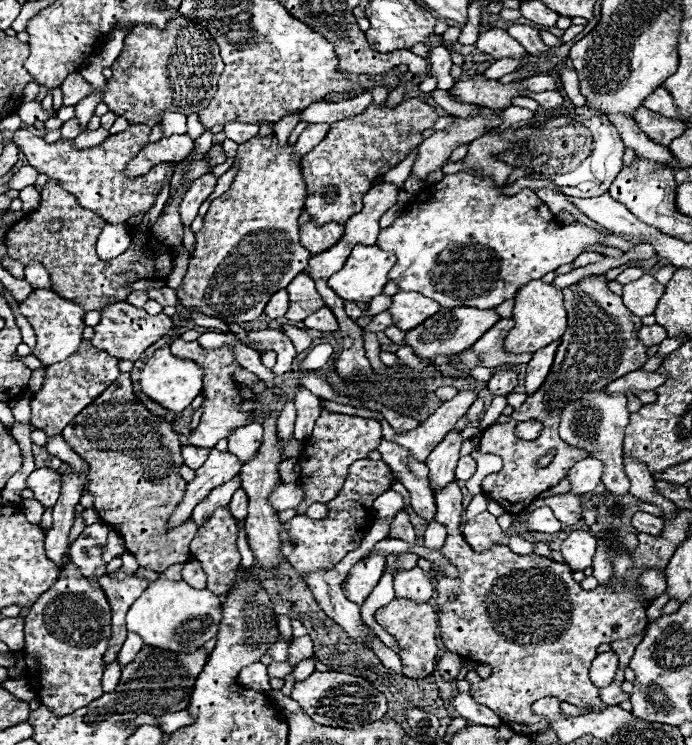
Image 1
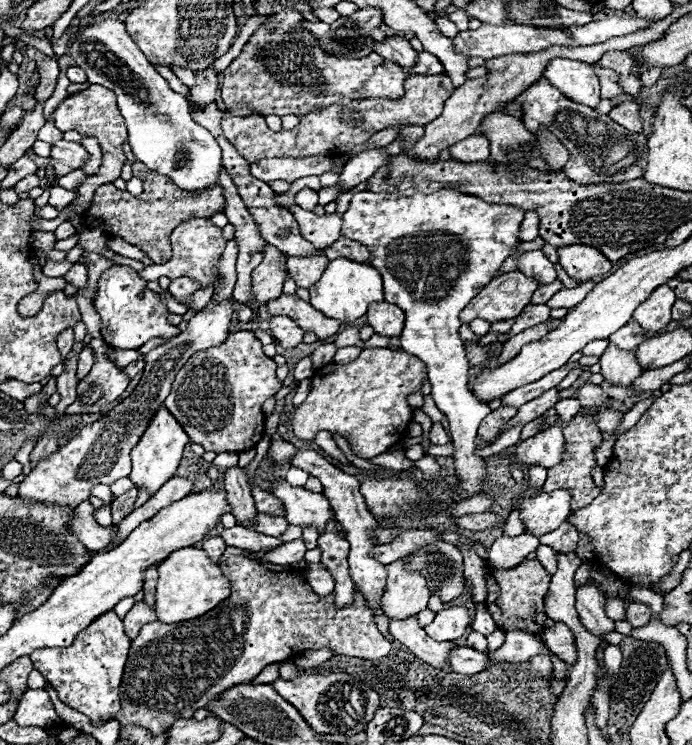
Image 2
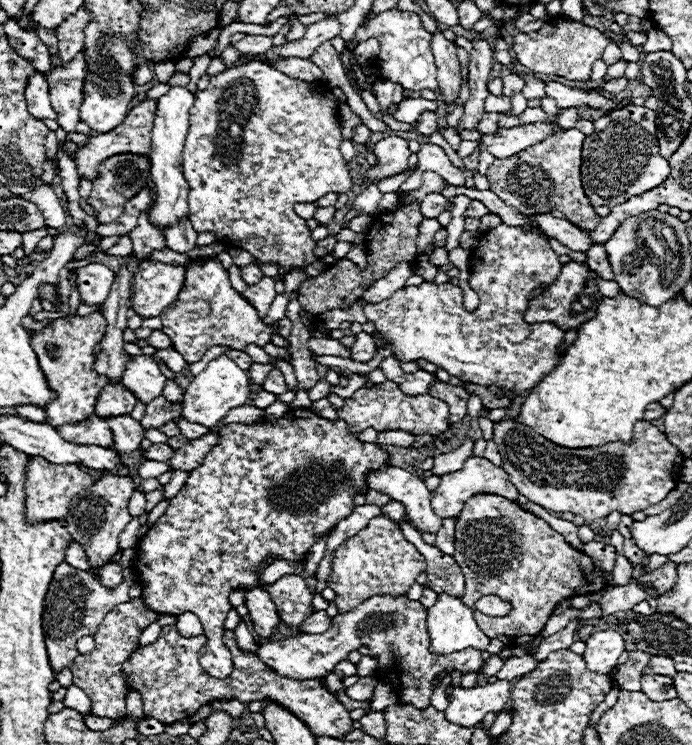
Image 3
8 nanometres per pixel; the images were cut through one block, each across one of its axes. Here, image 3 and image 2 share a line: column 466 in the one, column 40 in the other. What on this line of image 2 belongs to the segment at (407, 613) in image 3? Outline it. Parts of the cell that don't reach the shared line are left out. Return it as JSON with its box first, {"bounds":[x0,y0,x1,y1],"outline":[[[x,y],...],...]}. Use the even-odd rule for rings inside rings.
{"bounds":[30,610,130,726],"outline":[[[110,610],[108,614],[96,618],[86,630],[82,630],[72,646],[36,650],[36,654],[32,654],[30,658],[34,668],[40,670],[42,676],[54,686],[58,698],[66,706],[90,716],[92,724],[100,726],[100,718],[108,718],[120,710],[118,688],[122,682],[128,650],[130,640],[124,634],[122,620],[116,616],[114,610]]]}

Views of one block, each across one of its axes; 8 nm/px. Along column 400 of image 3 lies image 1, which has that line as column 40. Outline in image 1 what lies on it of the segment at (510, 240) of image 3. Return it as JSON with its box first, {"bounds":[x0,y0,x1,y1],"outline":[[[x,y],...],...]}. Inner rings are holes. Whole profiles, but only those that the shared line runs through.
{"bounds":[20,290,84,366],"outline":[[[32,290],[32,294],[28,294],[24,302],[20,302],[20,312],[28,318],[30,326],[36,332],[38,340],[36,340],[34,356],[42,364],[50,366],[50,364],[62,362],[64,358],[68,358],[68,354],[72,354],[80,346],[82,330],[84,330],[84,318],[82,318],[84,310],[74,302],[60,298],[52,290]]]}

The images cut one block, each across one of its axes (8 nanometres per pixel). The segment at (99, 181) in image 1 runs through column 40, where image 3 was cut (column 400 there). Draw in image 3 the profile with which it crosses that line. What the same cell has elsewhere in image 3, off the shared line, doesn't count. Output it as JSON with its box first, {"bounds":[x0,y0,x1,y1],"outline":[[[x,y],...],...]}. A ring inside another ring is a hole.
{"bounds":[362,136,410,182],"outline":[[[388,136],[376,142],[376,164],[364,172],[362,180],[378,182],[390,176],[396,176],[408,168],[410,148],[404,138]]]}

